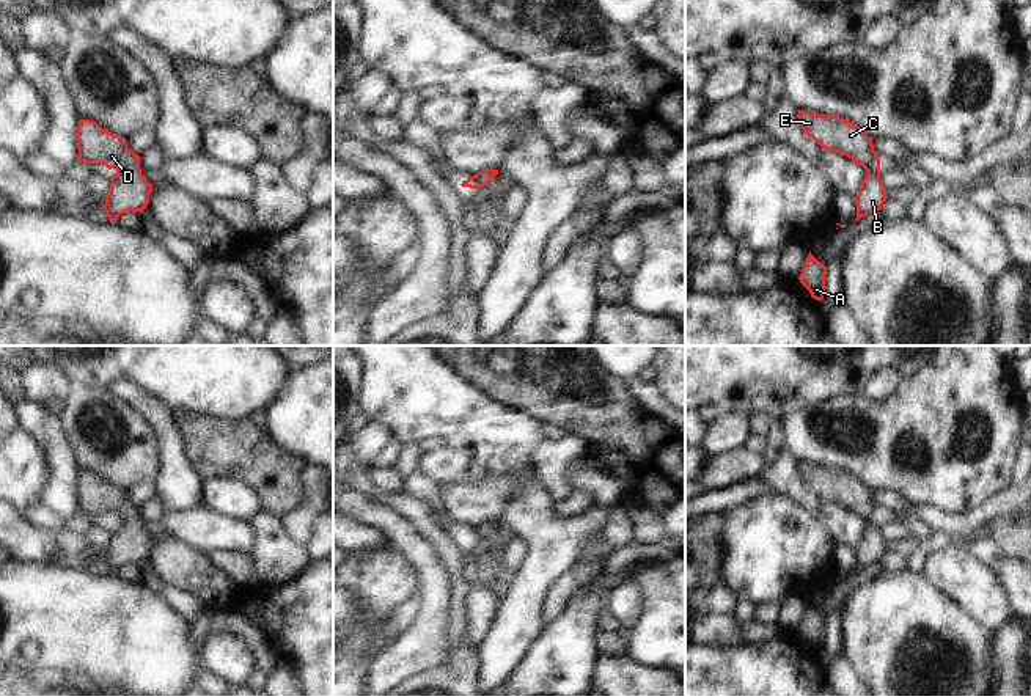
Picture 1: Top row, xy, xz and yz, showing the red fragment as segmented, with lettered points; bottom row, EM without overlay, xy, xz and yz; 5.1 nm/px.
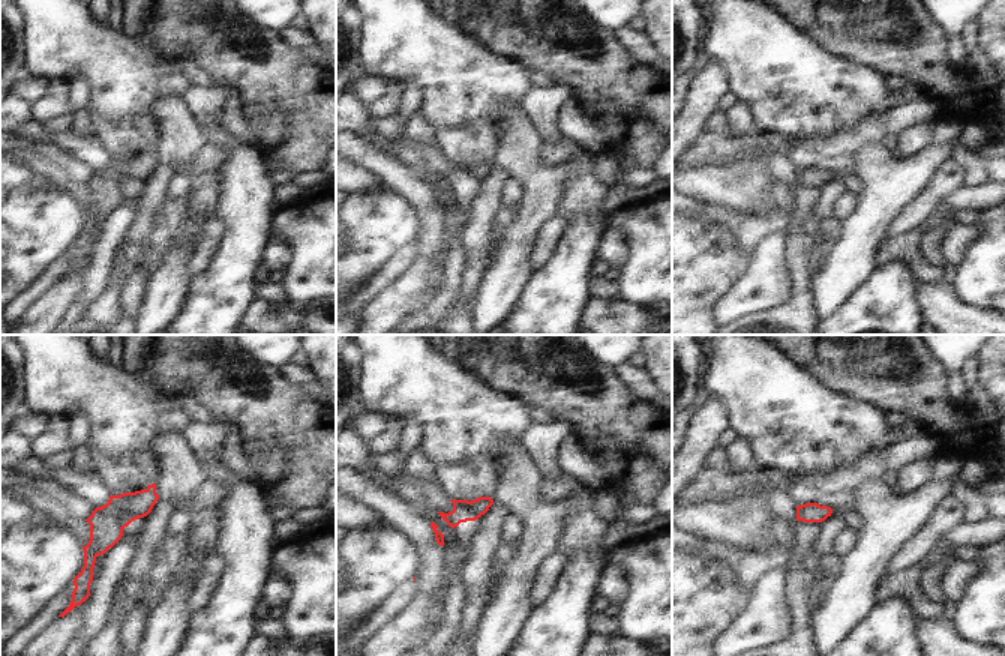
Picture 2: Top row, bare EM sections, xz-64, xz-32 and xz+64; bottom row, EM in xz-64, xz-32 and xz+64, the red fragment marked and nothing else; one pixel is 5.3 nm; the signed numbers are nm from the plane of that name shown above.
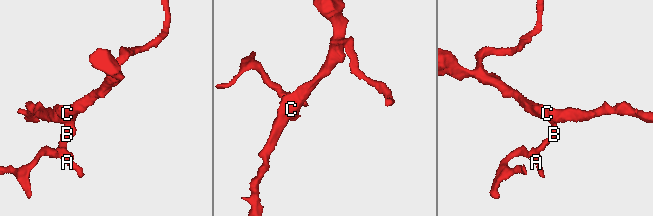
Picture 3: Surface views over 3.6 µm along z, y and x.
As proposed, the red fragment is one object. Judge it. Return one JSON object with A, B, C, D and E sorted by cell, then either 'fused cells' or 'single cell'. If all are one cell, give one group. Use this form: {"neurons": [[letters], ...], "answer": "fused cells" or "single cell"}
{"neurons": [["A", "B", "C", "D", "E"]], "answer": "single cell"}

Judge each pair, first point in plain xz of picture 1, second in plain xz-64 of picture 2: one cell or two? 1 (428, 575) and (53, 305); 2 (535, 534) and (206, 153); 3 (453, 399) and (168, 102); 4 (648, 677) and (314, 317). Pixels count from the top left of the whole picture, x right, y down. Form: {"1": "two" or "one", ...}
{"1": "one", "2": "two", "3": "two", "4": "two"}

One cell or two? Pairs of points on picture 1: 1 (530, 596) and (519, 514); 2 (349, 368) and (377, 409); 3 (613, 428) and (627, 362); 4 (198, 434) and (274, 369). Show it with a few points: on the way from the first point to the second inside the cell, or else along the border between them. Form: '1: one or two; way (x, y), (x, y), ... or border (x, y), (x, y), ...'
1: one; way (535, 575), (535, 534)
2: two; border (360, 362), (359, 410)
3: two; border (596, 362), (623, 384)
4: two; border (181, 410), (245, 421)

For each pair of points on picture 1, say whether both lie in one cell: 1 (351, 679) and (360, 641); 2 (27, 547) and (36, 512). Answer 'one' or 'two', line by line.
1: one
2: two

